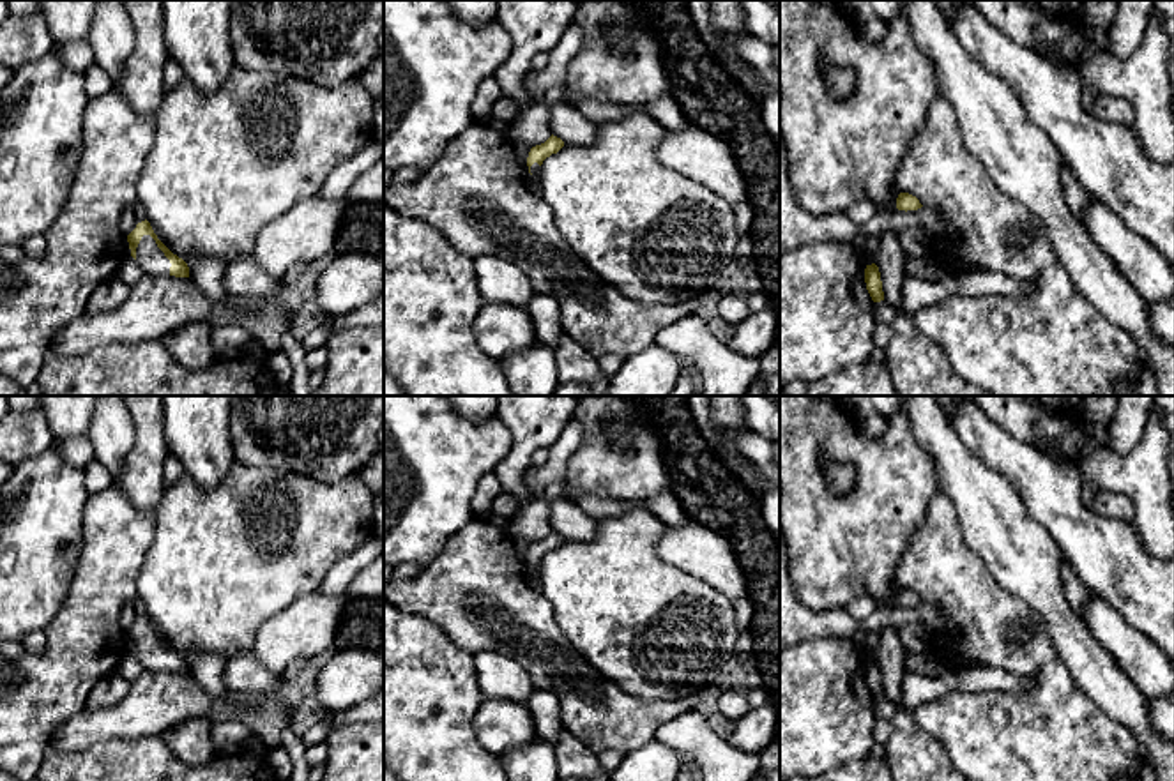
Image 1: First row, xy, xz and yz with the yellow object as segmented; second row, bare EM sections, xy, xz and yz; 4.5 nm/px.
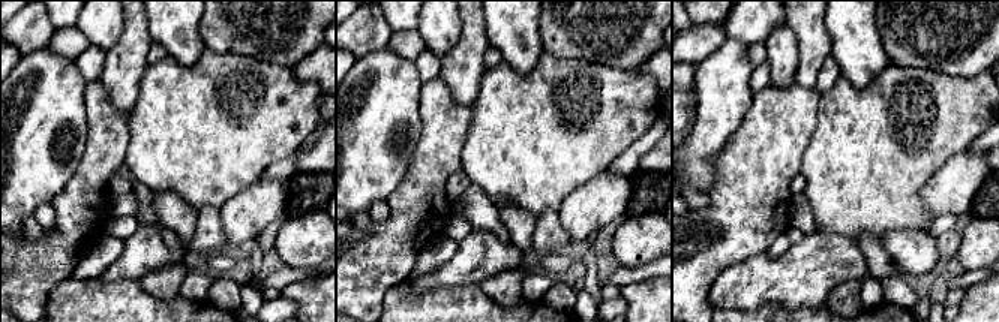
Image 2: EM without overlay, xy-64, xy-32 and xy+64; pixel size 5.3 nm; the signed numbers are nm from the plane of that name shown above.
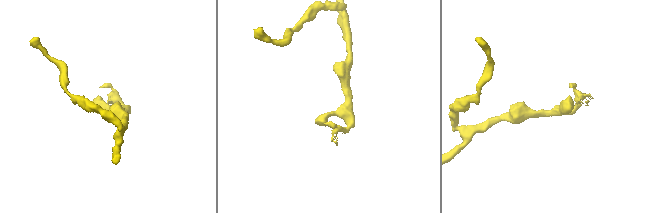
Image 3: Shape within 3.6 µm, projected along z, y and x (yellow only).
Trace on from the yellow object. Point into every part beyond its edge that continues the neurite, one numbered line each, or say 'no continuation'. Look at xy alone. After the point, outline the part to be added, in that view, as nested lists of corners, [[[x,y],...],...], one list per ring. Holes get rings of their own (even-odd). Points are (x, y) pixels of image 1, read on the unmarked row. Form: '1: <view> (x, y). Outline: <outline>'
1: xy (152, 656). Outline: [[[143,631],[136,643],[136,657],[141,661],[147,671],[168,671],[170,656],[157,643],[156,636],[150,631]]]

